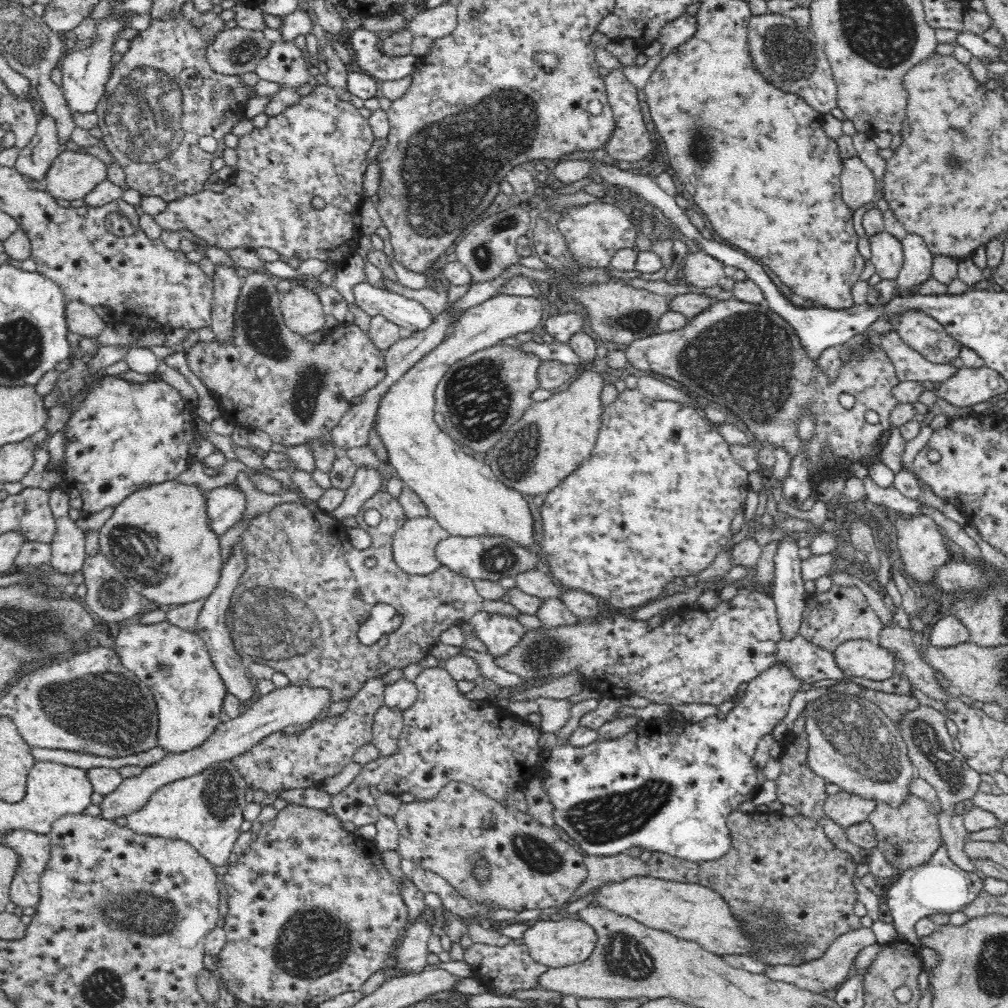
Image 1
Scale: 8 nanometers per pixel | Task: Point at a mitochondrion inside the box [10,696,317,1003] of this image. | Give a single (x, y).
(150, 912)

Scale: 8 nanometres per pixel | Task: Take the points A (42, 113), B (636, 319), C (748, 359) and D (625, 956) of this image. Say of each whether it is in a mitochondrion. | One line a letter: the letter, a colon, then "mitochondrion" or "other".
A: other
B: mitochondrion
C: mitochondrion
D: mitochondrion

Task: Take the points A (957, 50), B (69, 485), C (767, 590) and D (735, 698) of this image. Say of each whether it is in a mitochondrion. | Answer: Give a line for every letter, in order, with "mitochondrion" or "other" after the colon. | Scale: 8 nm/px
A: other
B: other
C: other
D: other

